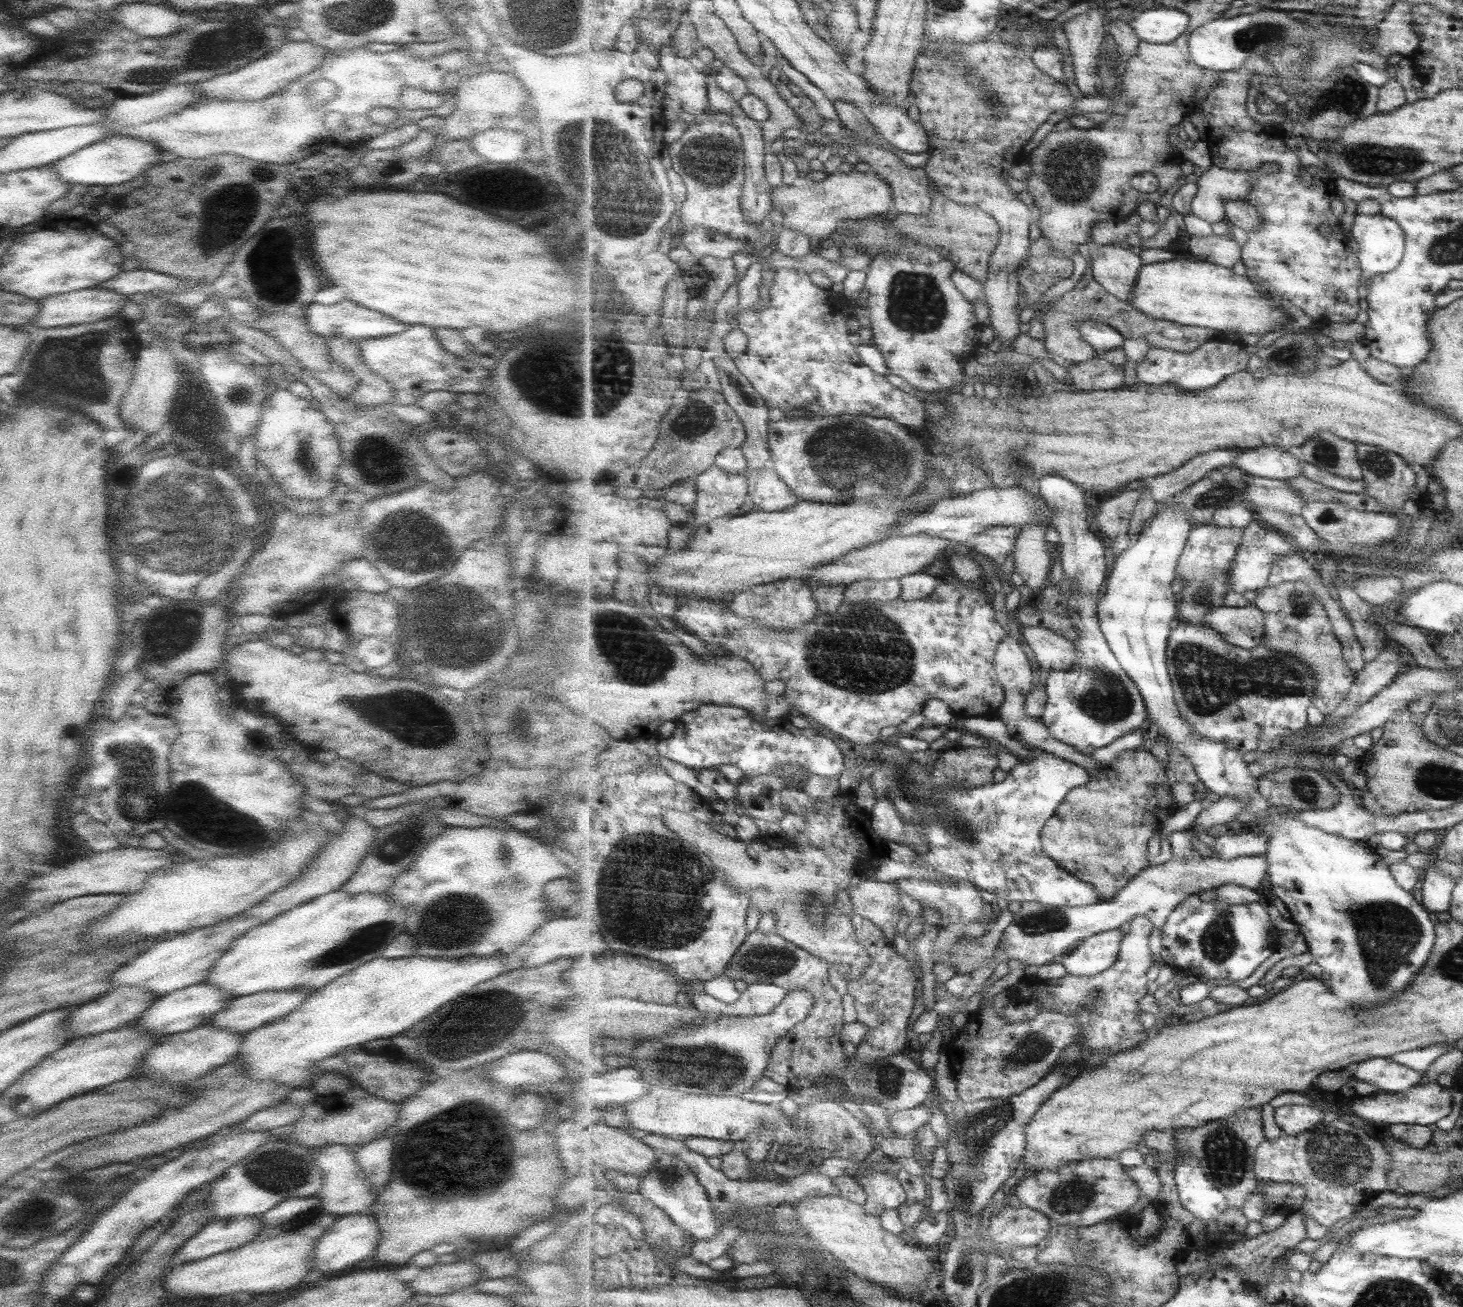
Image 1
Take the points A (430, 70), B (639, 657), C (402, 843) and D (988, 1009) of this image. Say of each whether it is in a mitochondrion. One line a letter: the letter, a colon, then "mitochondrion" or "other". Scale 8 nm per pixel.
A: other
B: mitochondrion
C: mitochondrion
D: other

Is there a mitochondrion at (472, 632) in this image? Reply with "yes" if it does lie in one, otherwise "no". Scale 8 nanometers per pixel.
yes

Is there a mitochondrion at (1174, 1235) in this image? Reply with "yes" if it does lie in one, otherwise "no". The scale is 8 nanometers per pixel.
no

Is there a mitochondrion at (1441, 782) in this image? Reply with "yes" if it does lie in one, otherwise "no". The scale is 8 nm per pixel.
yes

